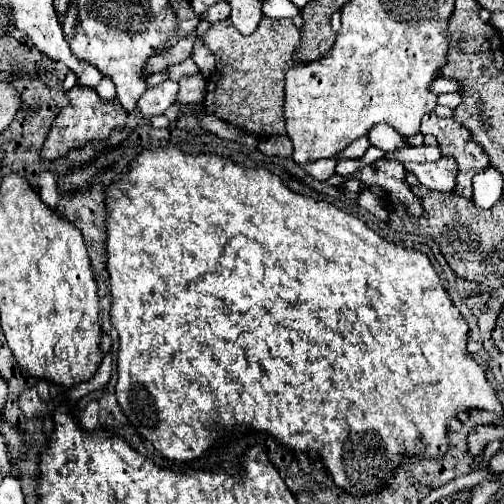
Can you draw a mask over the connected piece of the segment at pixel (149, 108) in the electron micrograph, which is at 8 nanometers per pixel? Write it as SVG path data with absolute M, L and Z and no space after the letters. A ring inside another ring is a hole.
M166 81L154 89L146 89L146 93L138 101L138 109L146 119L152 119L154 115L164 115L168 107L172 107L178 99L178 83Z

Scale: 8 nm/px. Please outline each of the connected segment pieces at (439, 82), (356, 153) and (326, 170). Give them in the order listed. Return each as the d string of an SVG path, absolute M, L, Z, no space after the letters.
M438 77L438 79L434 81L434 85L432 85L432 91L434 91L436 95L456 93L456 91L460 91L460 89L462 89L462 85L460 85L456 79L448 79L448 77Z
M360 137L360 139L356 139L348 149L344 149L342 153L340 153L340 157L346 157L346 159L356 159L356 157L362 157L364 153L366 153L366 149L370 147L370 141L368 141L368 137Z
M318 159L306 165L300 165L312 179L316 181L326 181L328 177L334 175L334 167L336 167L336 159Z

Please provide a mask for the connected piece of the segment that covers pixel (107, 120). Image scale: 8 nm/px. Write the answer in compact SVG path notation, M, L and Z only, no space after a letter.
M72 87L66 93L68 105L62 107L52 123L52 129L40 151L42 161L54 161L68 155L72 149L82 149L88 141L106 141L114 129L124 129L128 123L128 113L116 101L102 101L94 89Z

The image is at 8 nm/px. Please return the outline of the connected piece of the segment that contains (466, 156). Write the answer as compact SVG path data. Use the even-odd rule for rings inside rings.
M426 113L426 117L422 117L420 133L434 135L442 149L442 155L456 159L456 193L462 197L472 197L472 177L486 169L490 161L486 157L486 151L470 137L470 131L454 119L444 119L436 117L434 113Z

